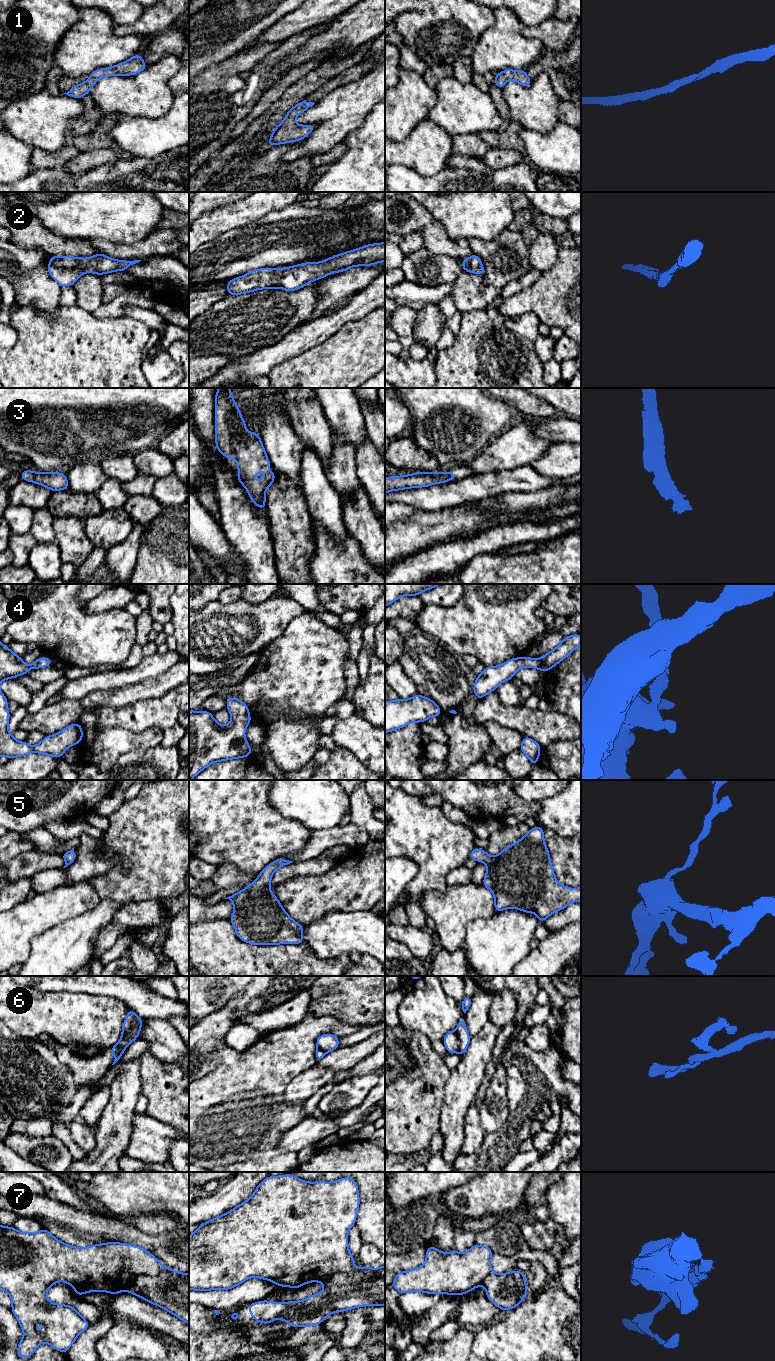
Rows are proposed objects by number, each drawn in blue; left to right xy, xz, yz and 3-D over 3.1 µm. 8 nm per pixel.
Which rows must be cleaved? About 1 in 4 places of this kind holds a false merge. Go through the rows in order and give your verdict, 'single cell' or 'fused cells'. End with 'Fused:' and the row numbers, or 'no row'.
1: single cell
2: single cell
3: single cell
4: single cell
5: single cell
6: fused cells
7: fused cells
Fused: 6, 7

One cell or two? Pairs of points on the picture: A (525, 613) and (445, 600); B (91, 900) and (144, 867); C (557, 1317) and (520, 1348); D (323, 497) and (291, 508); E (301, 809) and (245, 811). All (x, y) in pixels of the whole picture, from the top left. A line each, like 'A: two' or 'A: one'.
A: two
B: two
C: one
D: two
E: two

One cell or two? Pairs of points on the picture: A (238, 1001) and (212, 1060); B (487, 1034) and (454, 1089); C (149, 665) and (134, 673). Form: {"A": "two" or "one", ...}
{"A": "one", "B": "one", "C": "one"}

